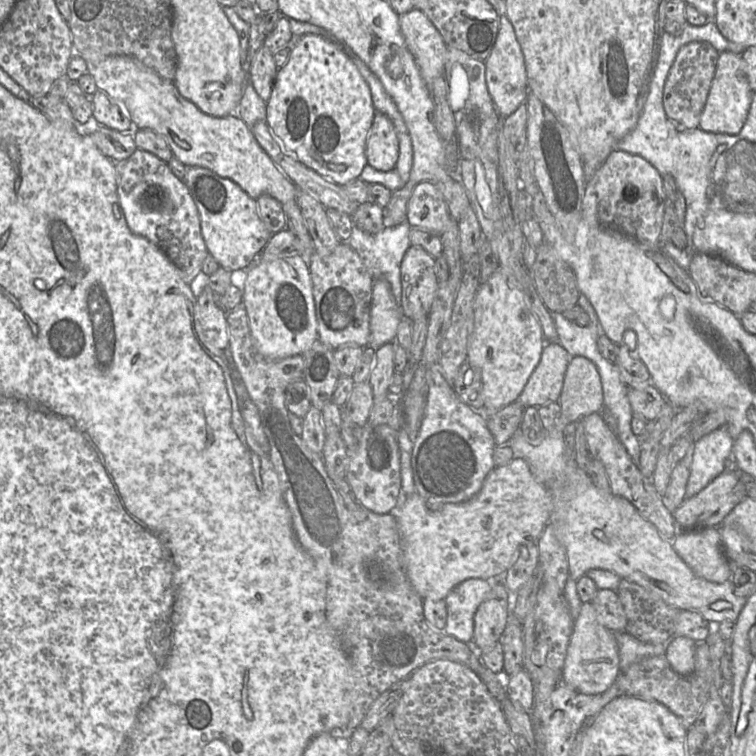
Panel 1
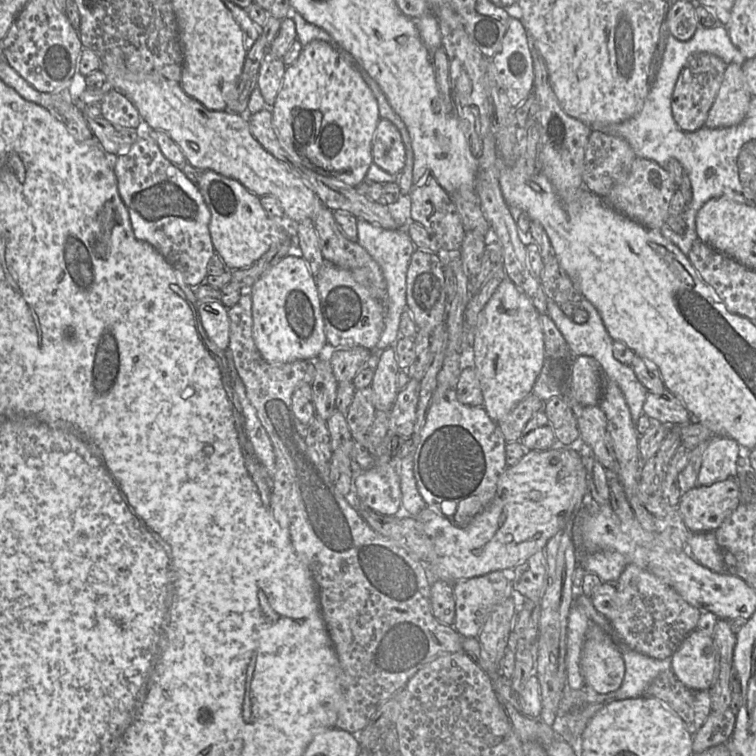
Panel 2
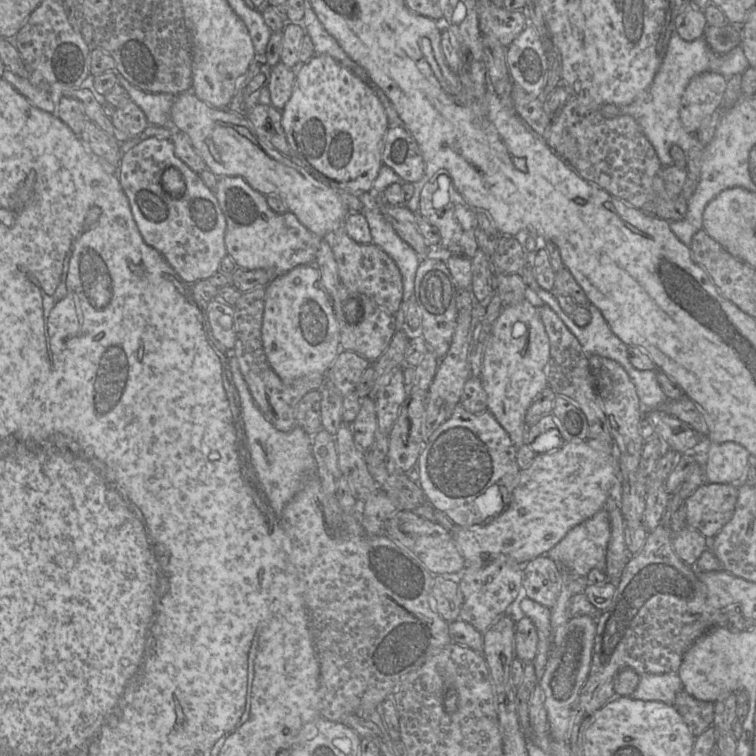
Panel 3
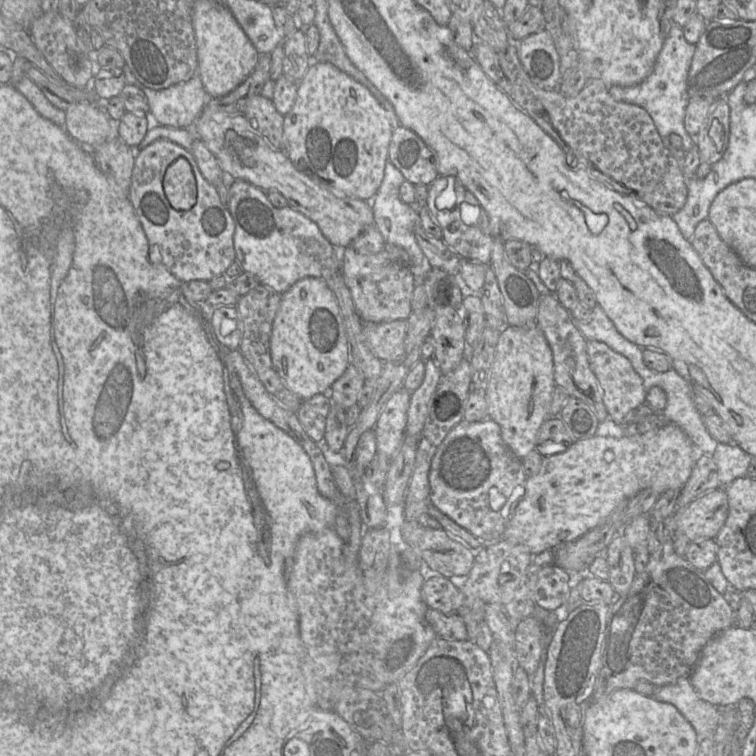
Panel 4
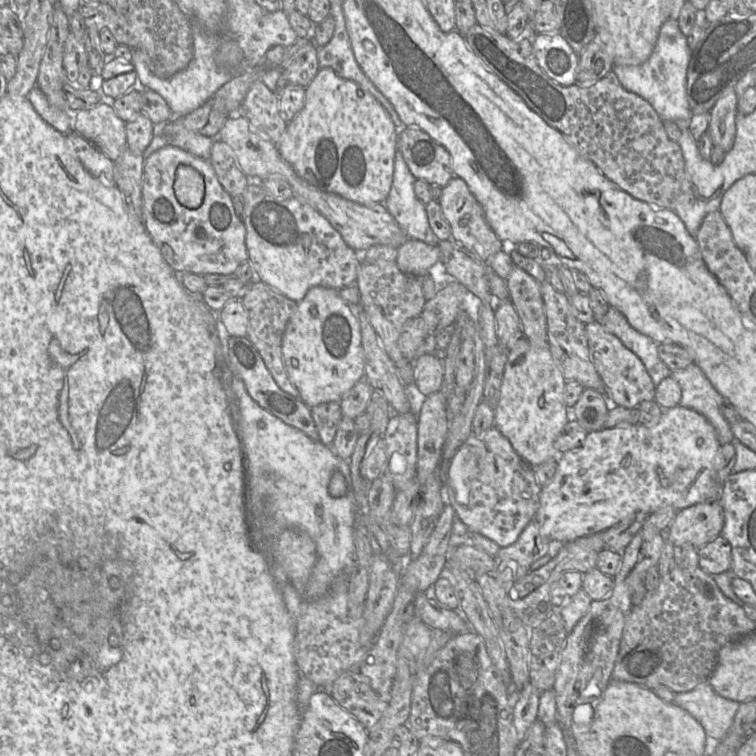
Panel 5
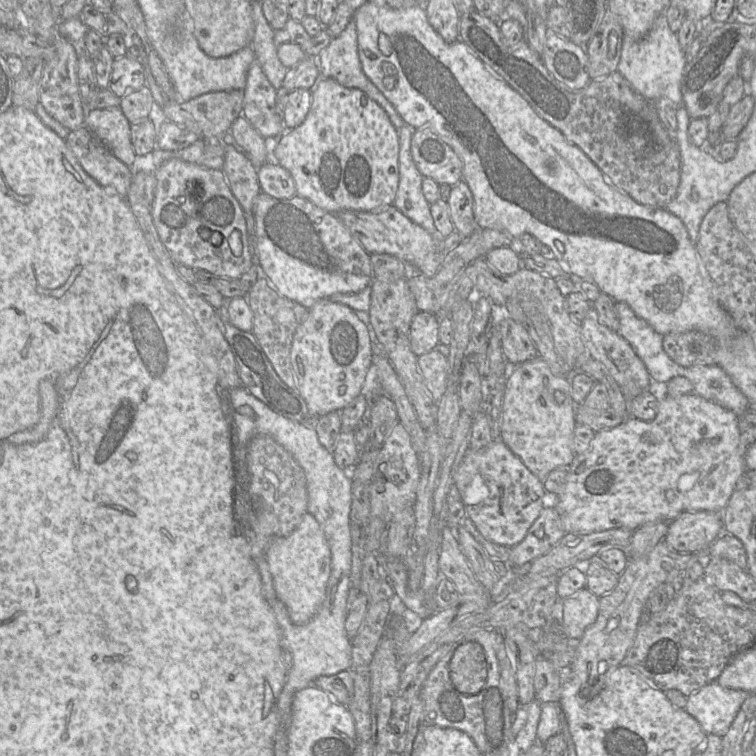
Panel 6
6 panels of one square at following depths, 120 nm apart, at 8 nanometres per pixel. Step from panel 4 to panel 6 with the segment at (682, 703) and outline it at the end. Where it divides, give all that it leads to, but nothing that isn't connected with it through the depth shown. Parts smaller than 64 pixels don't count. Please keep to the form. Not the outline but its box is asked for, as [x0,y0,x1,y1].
[685,681,750,737]

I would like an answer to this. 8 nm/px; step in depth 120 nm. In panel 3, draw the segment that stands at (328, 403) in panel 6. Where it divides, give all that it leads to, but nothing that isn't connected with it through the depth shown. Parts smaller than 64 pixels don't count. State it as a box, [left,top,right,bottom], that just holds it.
[261,264,341,382]

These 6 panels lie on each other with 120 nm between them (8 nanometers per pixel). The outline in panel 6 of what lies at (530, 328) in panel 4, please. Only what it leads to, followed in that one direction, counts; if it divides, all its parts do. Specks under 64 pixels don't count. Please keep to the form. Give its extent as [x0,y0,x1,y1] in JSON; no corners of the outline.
[500,356,576,483]

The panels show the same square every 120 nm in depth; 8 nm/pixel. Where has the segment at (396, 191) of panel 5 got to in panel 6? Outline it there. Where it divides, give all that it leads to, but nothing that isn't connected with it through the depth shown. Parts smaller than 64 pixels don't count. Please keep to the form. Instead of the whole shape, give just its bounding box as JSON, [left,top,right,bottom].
[393,124,438,235]

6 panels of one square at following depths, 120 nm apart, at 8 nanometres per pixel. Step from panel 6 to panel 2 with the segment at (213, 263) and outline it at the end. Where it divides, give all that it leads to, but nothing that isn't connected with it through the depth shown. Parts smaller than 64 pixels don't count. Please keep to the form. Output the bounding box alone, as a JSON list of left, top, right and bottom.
[114,135,215,286]

